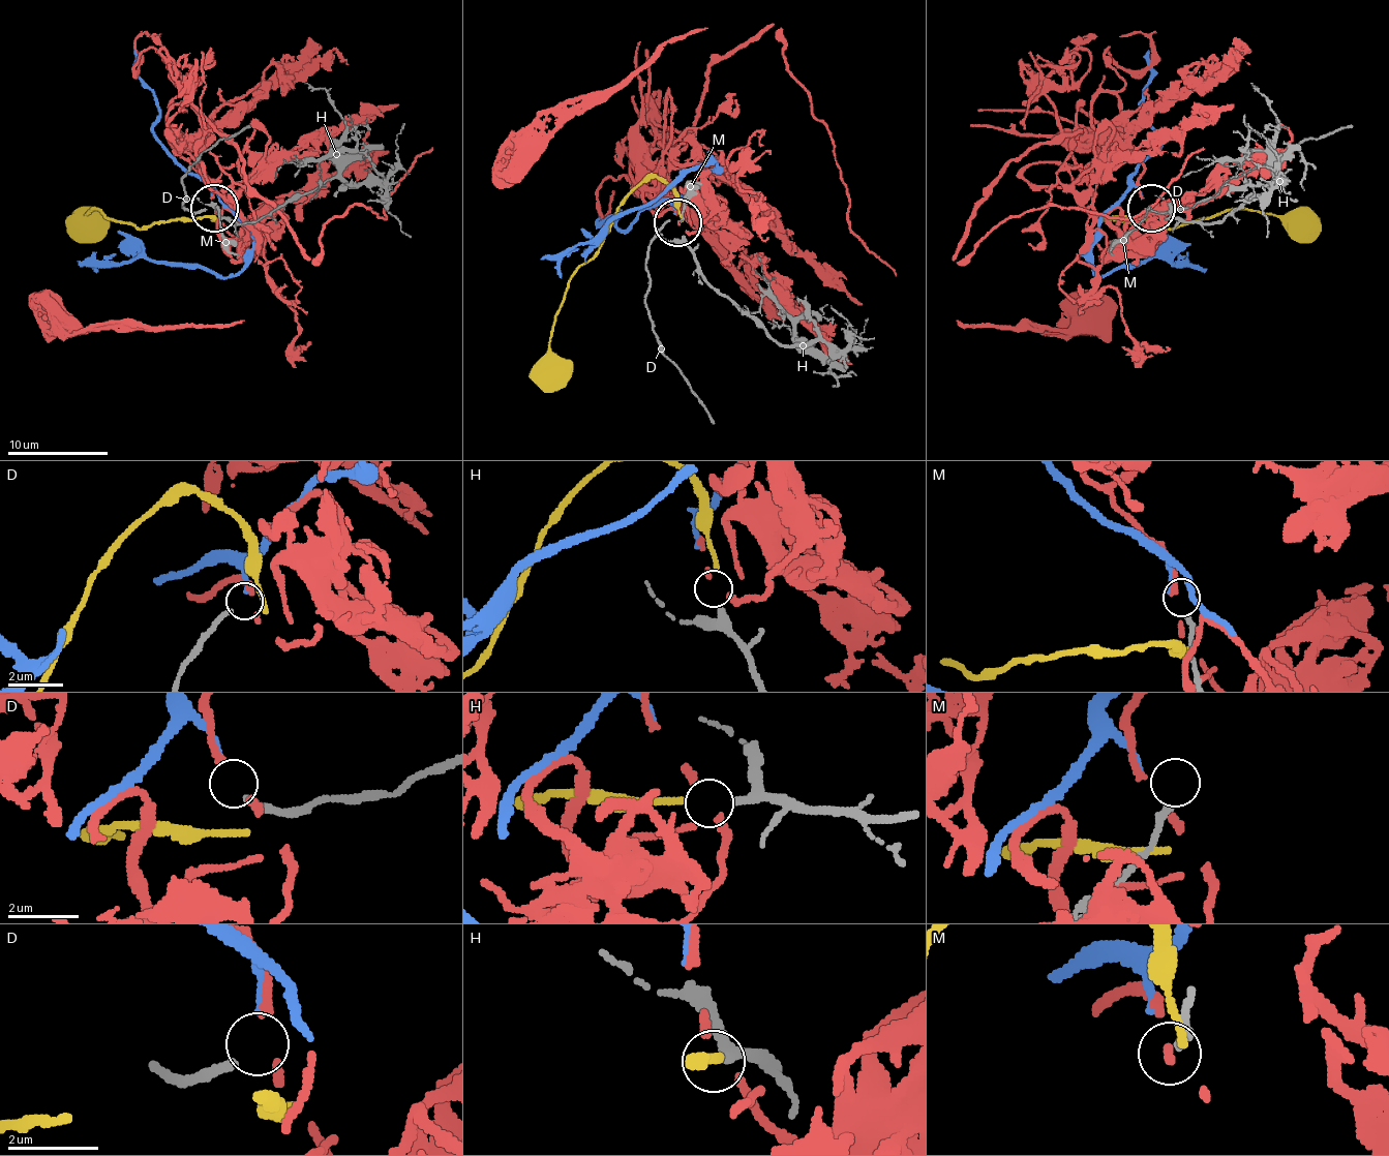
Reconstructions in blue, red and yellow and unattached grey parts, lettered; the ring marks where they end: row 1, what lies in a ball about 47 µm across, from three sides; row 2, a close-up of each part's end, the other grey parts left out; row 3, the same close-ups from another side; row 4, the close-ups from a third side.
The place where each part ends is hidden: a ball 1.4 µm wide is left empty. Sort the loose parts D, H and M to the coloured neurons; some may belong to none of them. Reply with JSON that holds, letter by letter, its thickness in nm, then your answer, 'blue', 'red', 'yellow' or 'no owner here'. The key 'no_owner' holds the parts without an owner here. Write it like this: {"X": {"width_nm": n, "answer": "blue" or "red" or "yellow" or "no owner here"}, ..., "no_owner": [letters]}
{"D": {"width_nm": 180, "answer": "blue"}, "H": {"width_nm": 240, "answer": "yellow"}, "M": {"width_nm": 170, "answer": "no owner here"}, "no_owner": ["M"]}

